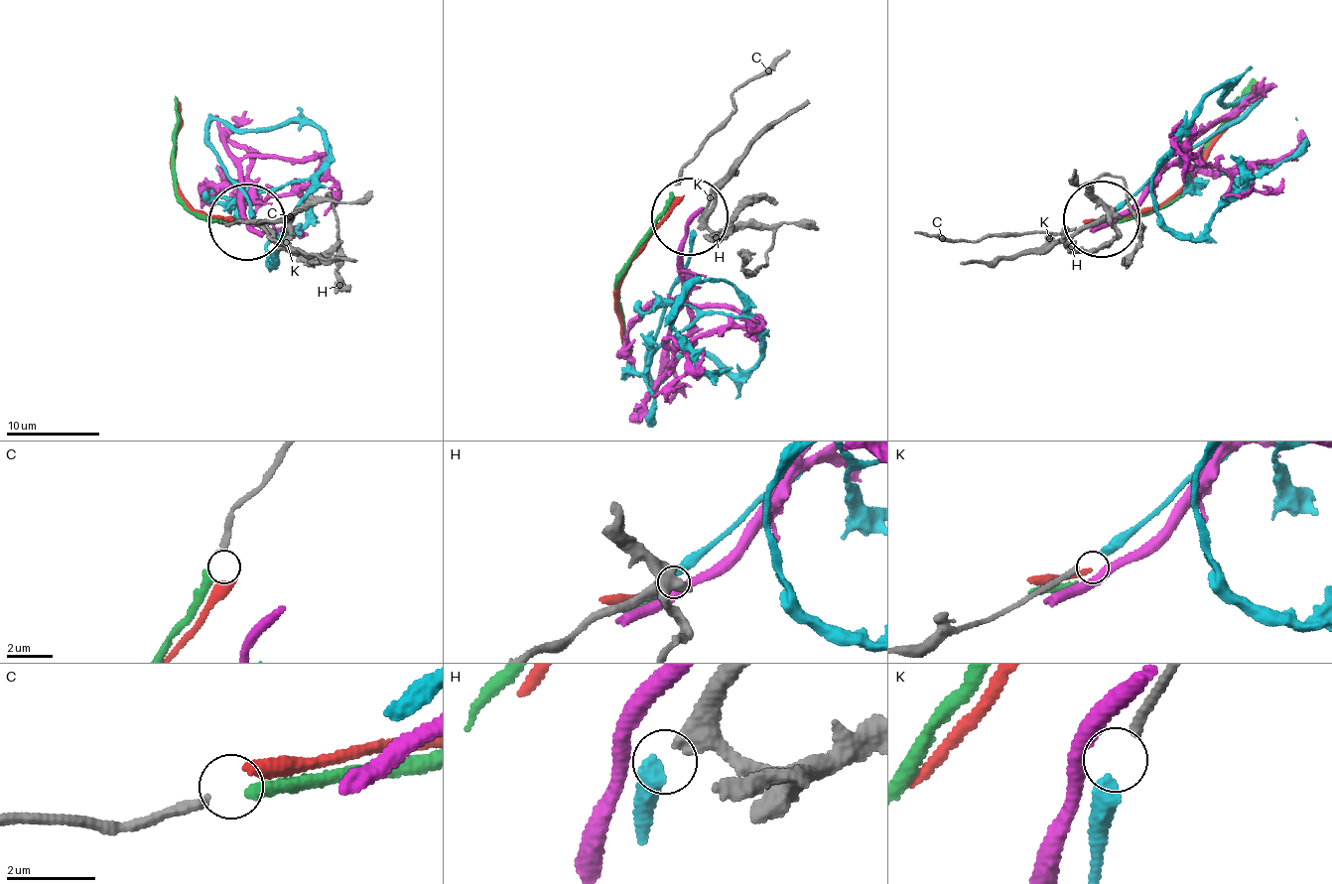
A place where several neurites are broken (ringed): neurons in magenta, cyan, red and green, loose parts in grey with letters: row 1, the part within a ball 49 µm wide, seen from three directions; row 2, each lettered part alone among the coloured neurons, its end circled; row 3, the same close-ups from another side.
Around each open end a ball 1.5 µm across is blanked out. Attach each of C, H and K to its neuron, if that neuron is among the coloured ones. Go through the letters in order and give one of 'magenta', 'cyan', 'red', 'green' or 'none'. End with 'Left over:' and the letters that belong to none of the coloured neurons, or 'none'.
C: green
H: none
K: cyan
Left over: H

